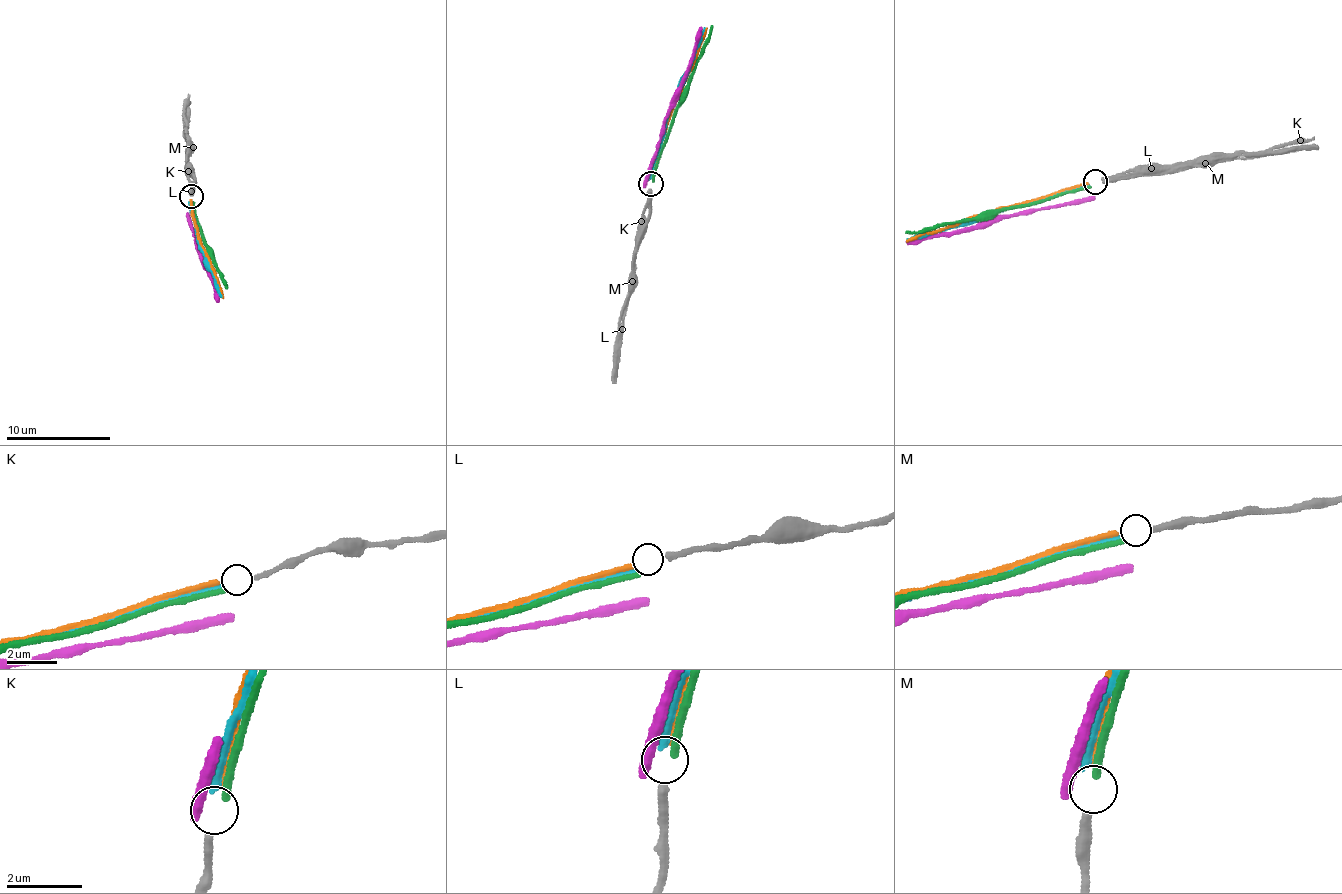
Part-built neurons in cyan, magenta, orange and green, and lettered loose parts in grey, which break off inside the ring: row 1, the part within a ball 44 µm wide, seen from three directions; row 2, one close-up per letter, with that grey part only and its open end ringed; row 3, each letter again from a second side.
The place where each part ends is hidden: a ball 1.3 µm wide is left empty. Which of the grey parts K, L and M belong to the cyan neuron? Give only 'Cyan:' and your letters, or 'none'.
Cyan: K

